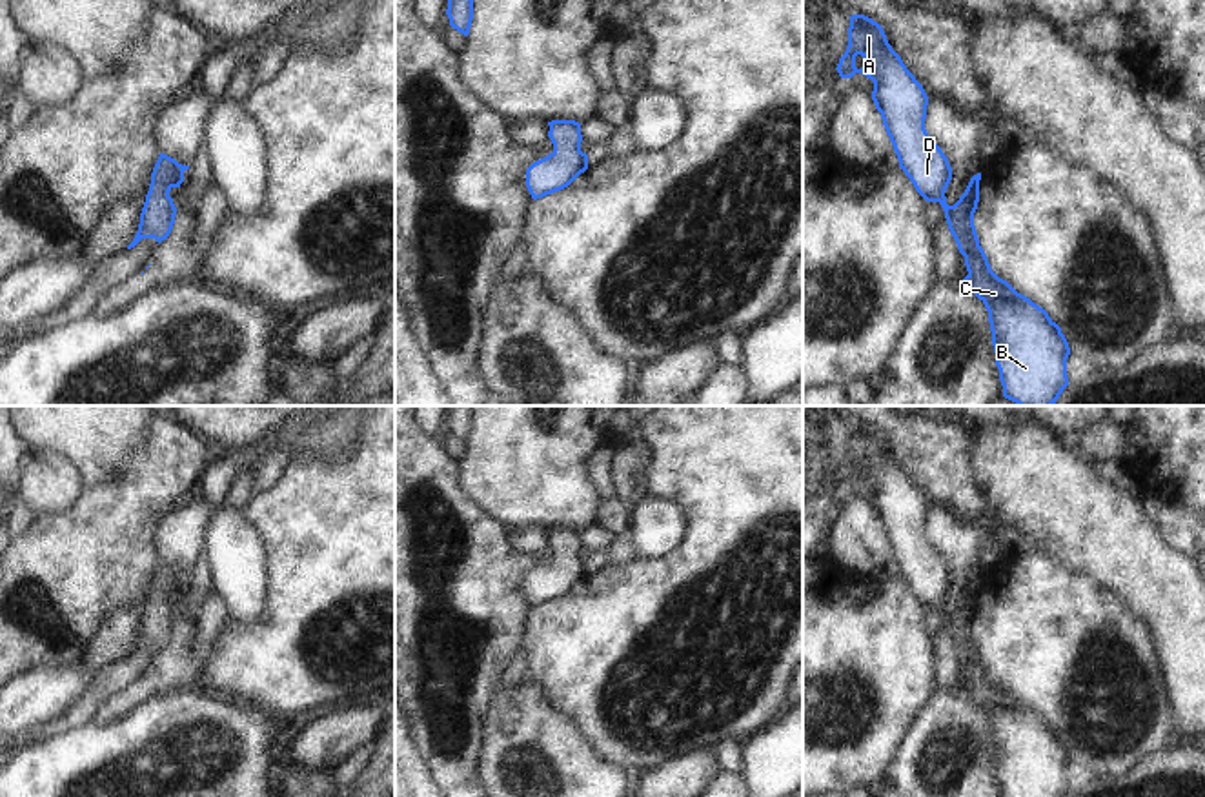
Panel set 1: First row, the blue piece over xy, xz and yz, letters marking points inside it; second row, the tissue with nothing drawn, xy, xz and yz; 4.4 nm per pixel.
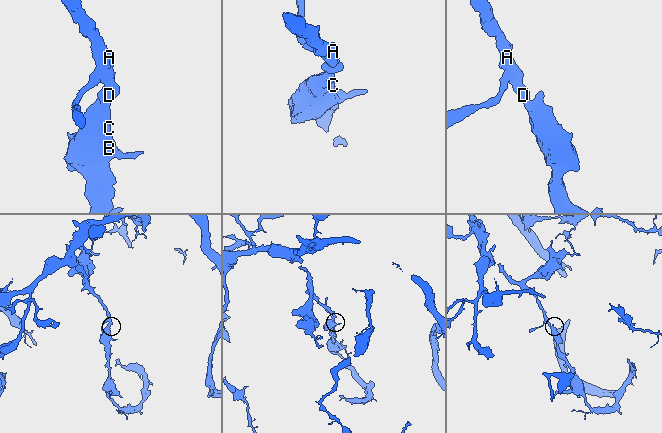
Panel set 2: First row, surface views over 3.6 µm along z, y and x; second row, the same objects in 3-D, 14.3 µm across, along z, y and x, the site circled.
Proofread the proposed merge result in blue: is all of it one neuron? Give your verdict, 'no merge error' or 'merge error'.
no merge error

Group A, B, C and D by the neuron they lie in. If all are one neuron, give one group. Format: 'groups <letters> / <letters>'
groups A B C D

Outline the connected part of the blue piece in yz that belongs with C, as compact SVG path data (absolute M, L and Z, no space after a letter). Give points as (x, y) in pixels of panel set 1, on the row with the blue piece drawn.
M865 15L850 16L848 45L835 69L841 78L861 73L874 82L872 100L899 167L927 202L941 204L968 271L959 282L988 311L1003 397L1018 406L1054 406L1068 386L1070 348L1043 308L992 271L974 226L981 173L970 178L954 206L947 204L952 167L925 129L928 96L877 22Z

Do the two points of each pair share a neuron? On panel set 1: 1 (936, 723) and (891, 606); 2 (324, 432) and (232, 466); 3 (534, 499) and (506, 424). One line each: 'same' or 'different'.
1: different
2: same
3: same

